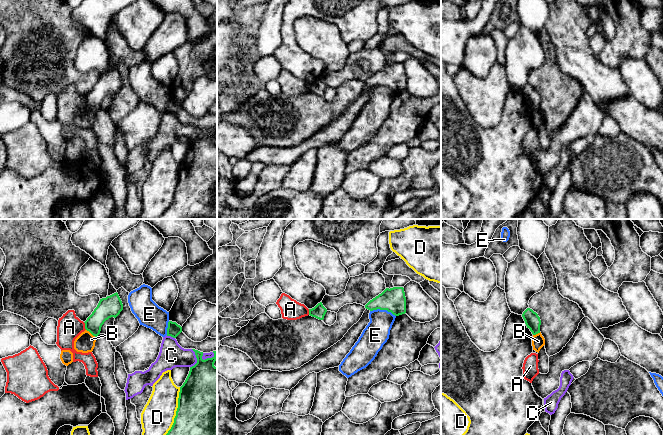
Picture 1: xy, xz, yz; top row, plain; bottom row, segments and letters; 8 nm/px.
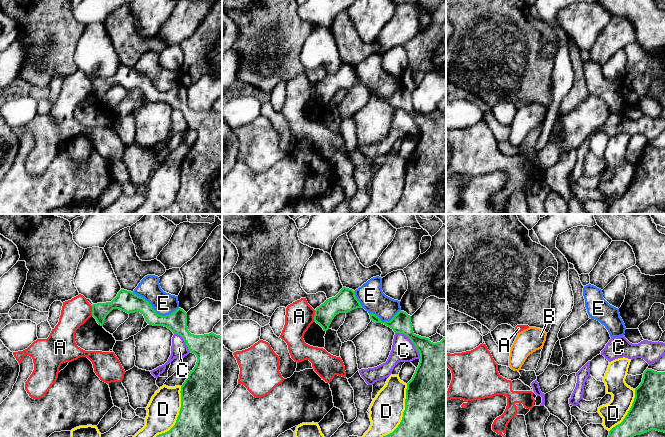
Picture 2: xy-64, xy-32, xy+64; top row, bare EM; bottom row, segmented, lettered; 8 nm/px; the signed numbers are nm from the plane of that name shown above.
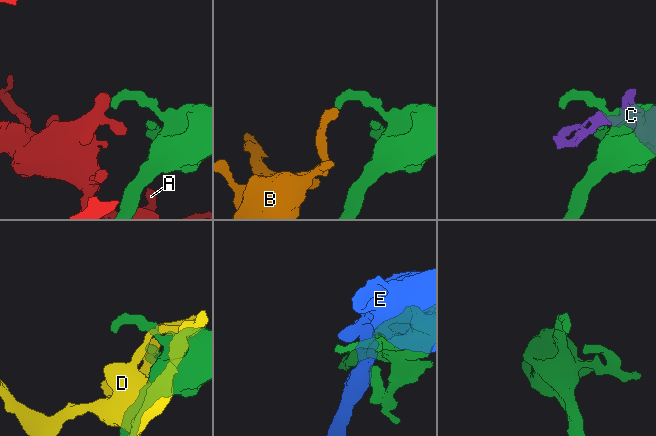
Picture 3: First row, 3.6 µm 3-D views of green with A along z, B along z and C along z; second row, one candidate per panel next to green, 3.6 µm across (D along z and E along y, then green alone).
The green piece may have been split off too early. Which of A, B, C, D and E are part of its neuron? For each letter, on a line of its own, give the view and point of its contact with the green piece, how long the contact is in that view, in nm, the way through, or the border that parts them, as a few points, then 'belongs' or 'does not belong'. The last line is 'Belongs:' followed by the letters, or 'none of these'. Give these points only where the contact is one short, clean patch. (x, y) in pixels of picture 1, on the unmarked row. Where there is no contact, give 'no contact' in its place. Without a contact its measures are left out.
A: contact xy (85, 102); length 70 nm; does not belong
B: contact xy (91, 109); length 100 nm; border xy (86, 105), (95, 113); does not belong
C: contact xy (197, 135); length 150 nm; does not belong
D: contact xy (175, 192); length 500 nm; does not belong
E: contact xz (383, 85); length 220 nm; does not belong
Belongs: none of these

